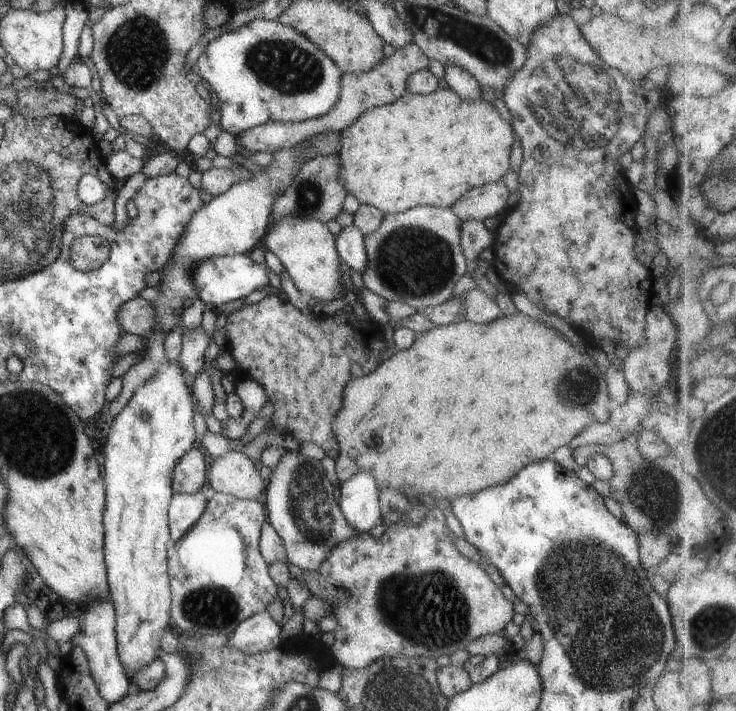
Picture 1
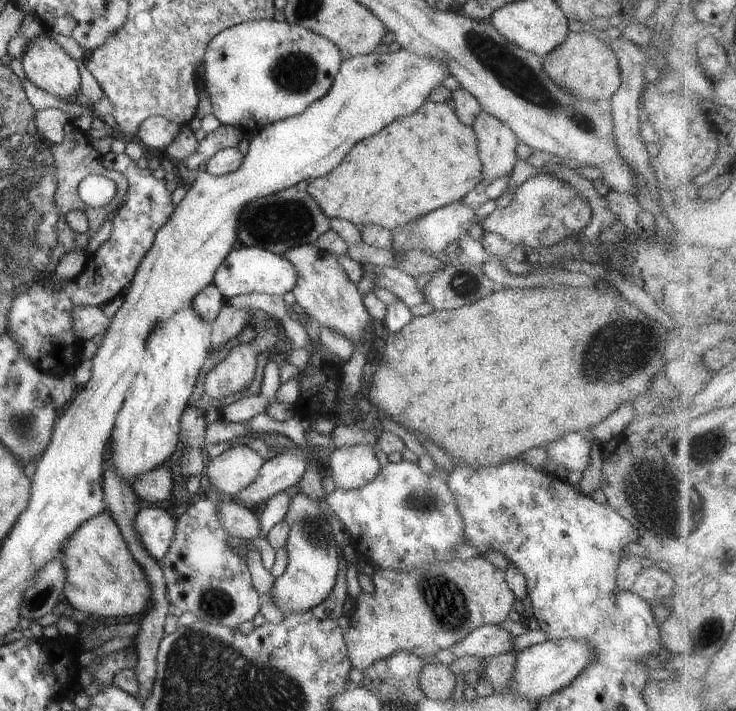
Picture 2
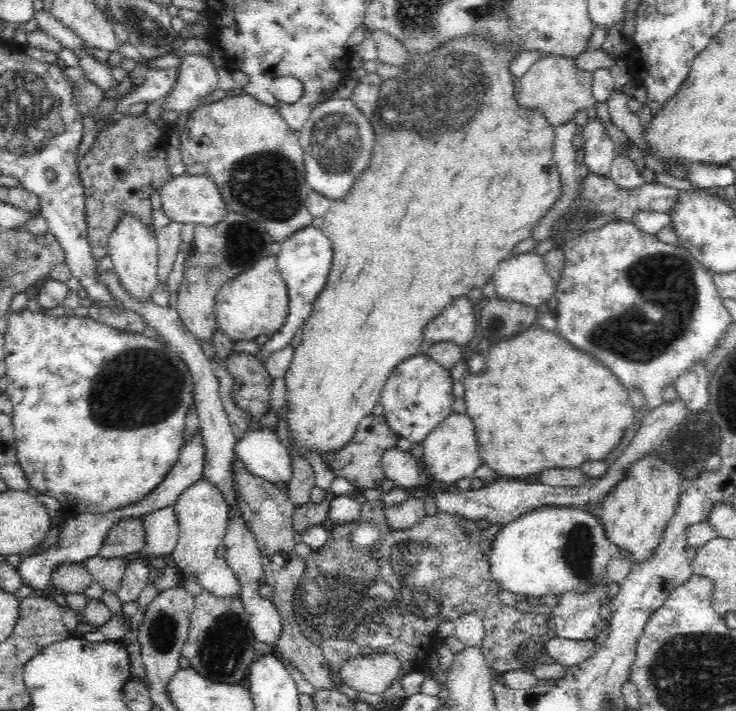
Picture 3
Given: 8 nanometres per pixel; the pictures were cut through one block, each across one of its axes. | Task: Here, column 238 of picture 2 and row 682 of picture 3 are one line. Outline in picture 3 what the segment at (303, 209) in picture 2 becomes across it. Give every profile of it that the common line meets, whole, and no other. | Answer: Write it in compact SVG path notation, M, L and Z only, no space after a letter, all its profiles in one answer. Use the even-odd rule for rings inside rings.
M208 591L195 596L195 606L188 620L188 638L181 648L190 667L200 676L226 684L245 683L249 666L256 660L254 633L238 597L218 598Z

